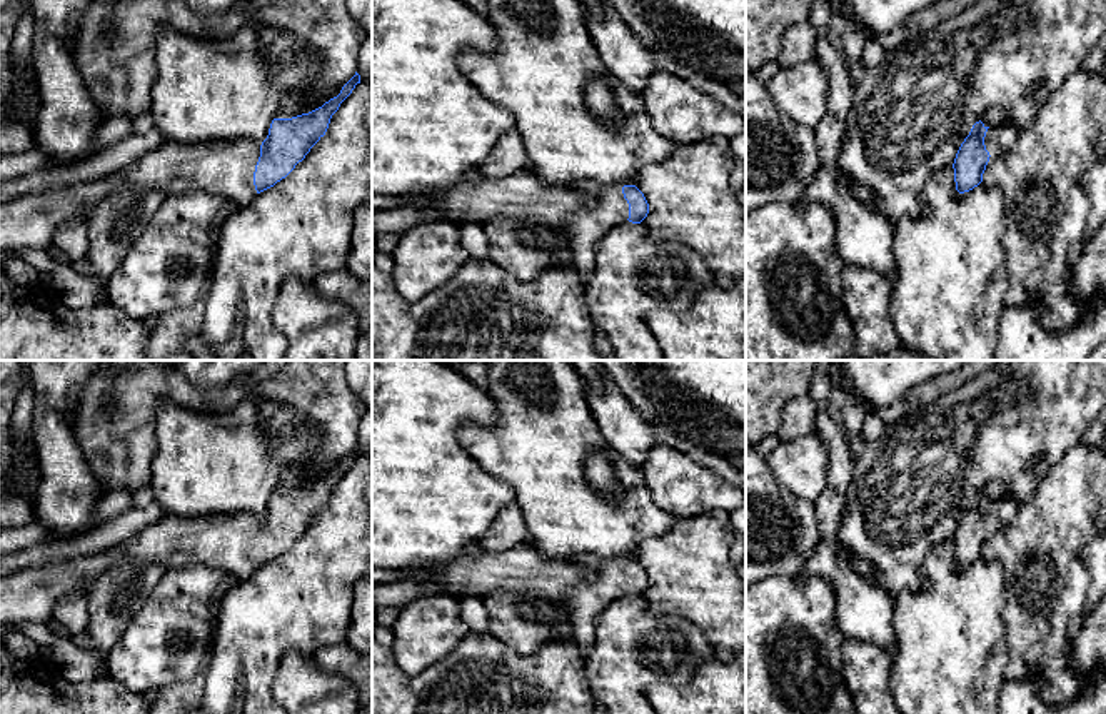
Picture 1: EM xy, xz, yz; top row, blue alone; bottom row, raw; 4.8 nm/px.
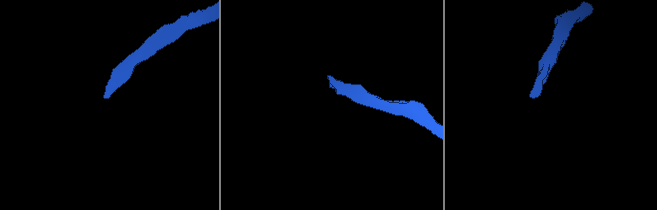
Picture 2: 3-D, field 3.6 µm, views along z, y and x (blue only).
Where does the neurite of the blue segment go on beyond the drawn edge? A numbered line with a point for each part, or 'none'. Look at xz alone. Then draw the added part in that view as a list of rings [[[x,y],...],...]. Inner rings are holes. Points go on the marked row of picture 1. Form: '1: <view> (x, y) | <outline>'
1: xz (583, 221) | [[[527,170],[499,178],[460,182],[437,194],[439,199],[430,204],[409,207],[435,210],[439,220],[454,224],[484,222],[492,217],[530,219],[567,240],[582,280],[592,275],[597,242],[629,219],[629,204],[619,185],[602,185],[596,197],[589,197],[545,185]]]

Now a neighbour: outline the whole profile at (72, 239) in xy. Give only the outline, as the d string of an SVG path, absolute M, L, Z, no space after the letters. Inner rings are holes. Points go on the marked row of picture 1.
M87 217L62 225L55 232L52 245L67 259L85 259L88 250Z

